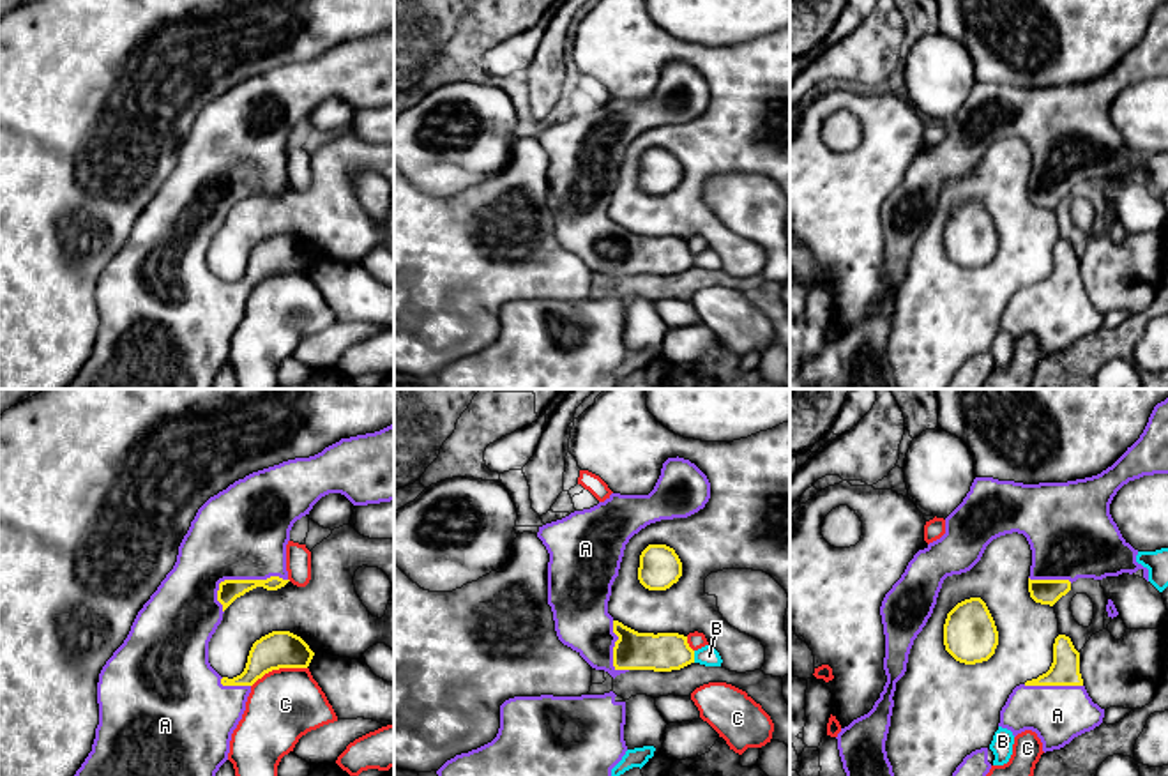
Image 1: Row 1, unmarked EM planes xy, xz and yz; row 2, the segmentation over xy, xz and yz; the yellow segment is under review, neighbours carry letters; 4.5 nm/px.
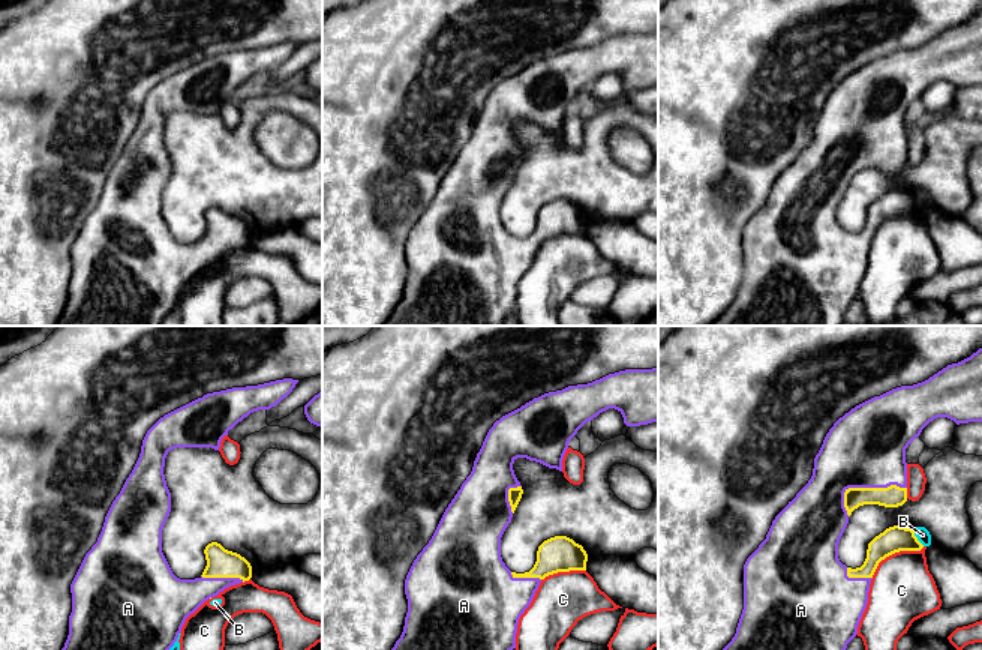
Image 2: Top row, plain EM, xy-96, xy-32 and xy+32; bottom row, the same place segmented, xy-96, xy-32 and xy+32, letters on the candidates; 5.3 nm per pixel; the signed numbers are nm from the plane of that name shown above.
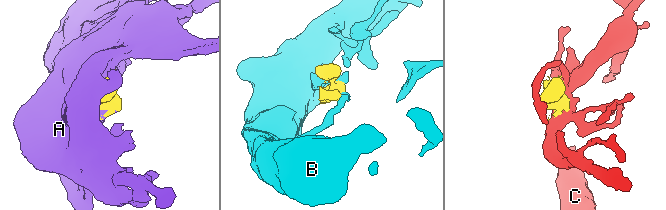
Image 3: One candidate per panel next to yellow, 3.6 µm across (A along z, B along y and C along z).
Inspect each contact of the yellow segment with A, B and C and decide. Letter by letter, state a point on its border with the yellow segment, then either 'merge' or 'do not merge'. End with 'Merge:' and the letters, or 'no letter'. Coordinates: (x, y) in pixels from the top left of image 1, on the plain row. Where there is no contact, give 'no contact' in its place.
A: contact xy (244, 184); merge
B: contact xz (693, 260); do not merge
C: contact xy (278, 273); do not merge
Merge: A

